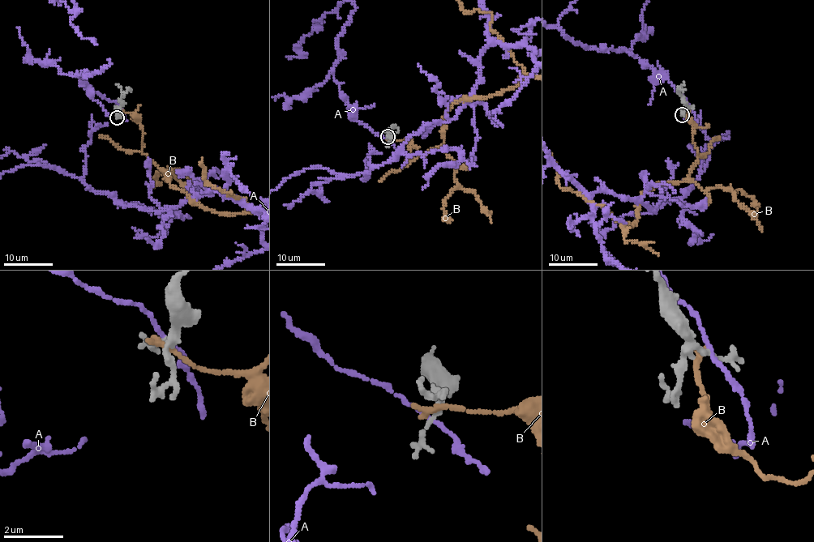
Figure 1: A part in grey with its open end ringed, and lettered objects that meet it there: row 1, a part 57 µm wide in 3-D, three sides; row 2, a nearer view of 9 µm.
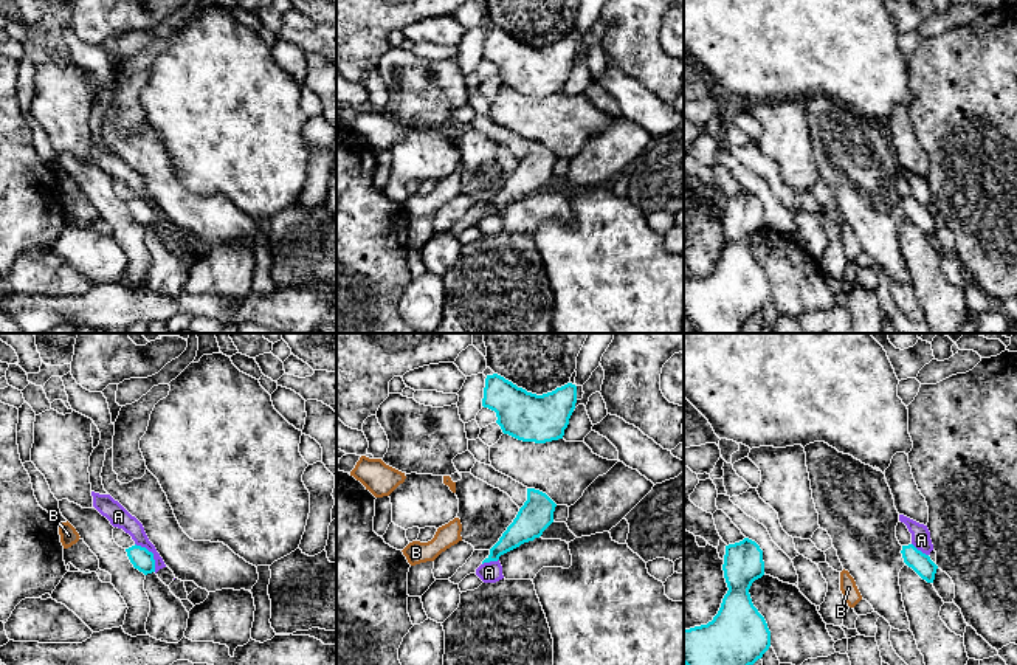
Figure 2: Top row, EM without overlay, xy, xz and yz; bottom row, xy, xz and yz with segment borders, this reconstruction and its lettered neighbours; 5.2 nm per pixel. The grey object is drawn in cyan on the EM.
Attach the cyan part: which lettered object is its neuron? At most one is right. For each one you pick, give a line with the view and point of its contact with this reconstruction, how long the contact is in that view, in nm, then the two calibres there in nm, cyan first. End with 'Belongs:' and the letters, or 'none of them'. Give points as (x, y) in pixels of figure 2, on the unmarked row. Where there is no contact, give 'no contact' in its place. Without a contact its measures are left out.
Belongs: none of them

